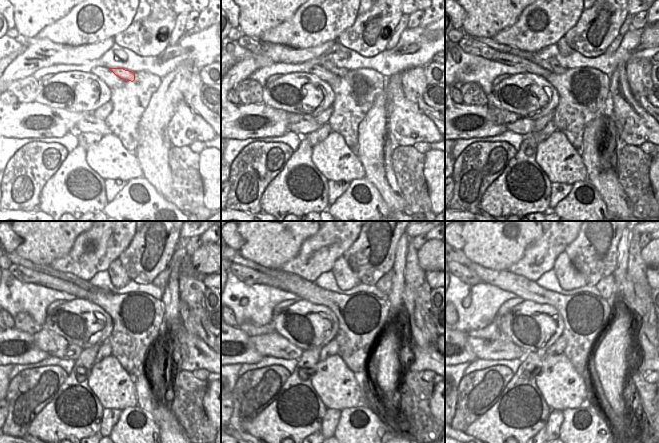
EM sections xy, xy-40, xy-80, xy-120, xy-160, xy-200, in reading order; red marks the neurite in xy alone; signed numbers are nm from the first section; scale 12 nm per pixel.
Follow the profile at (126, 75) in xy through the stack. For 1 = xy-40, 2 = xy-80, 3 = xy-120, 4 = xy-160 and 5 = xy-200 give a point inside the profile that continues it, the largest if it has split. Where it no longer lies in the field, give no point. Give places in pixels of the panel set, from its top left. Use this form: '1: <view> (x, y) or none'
1: xy-40 (327, 64)
2: xy-80 (551, 64)
3: xy-120 (48, 270)
4: xy-160 (242, 261)
5: xy-200 (465, 261)

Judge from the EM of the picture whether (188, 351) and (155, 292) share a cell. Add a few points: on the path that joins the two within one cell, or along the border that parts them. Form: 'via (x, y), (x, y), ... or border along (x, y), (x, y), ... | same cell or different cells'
border along (164, 289), (161, 300) | different cells

